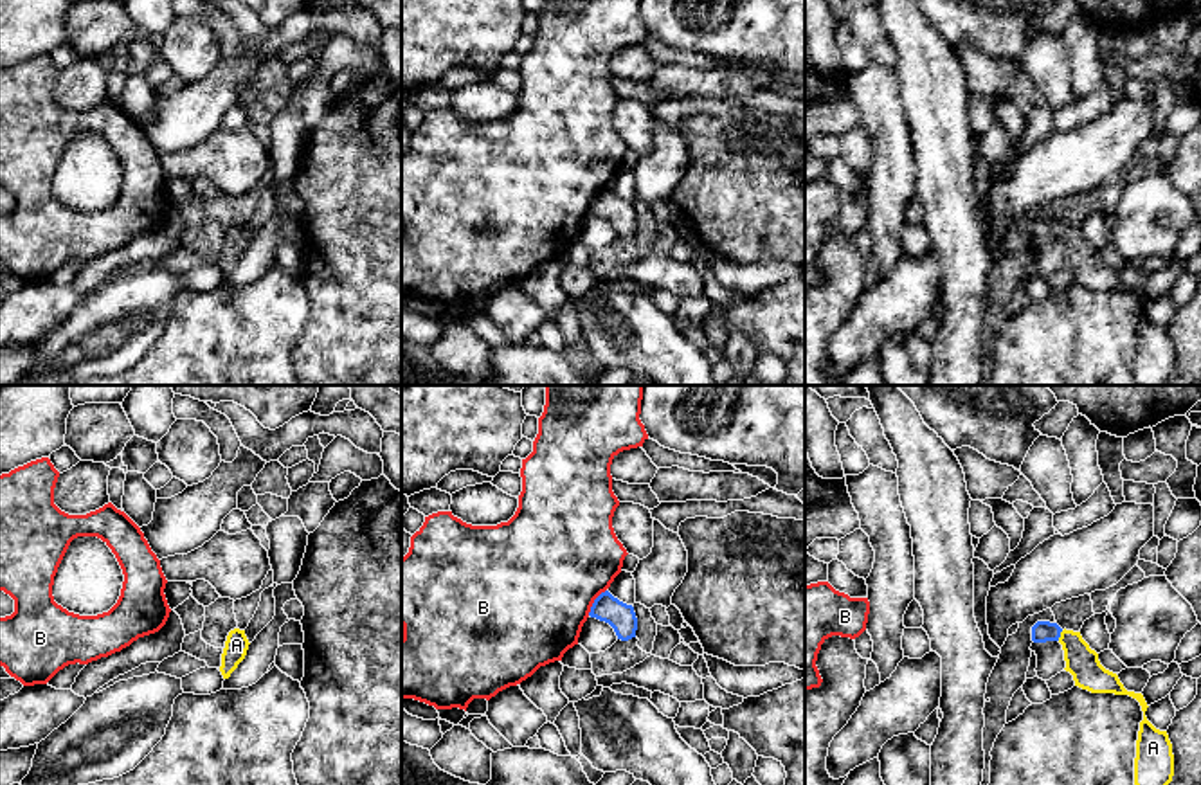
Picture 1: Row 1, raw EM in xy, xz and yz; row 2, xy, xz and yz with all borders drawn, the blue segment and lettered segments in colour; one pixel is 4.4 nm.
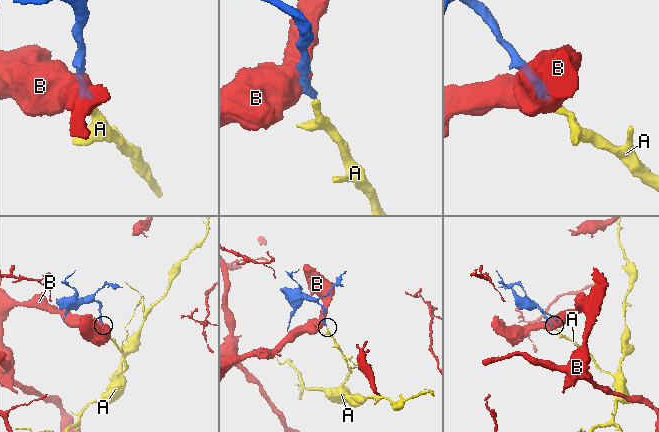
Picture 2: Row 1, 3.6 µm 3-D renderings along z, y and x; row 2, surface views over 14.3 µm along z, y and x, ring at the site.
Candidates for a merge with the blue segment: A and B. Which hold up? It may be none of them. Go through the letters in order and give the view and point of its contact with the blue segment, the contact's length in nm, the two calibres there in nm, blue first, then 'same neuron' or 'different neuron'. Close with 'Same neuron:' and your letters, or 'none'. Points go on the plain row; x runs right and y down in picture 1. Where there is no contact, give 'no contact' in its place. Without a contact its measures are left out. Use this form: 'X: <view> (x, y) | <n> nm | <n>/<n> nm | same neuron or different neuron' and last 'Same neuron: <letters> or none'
A: yz (1059, 233) | 50 nm | 100/150 nm | same neuron
B: xz (595, 198) | 150 nm | 120/480 nm | different neuron
Same neuron: A

